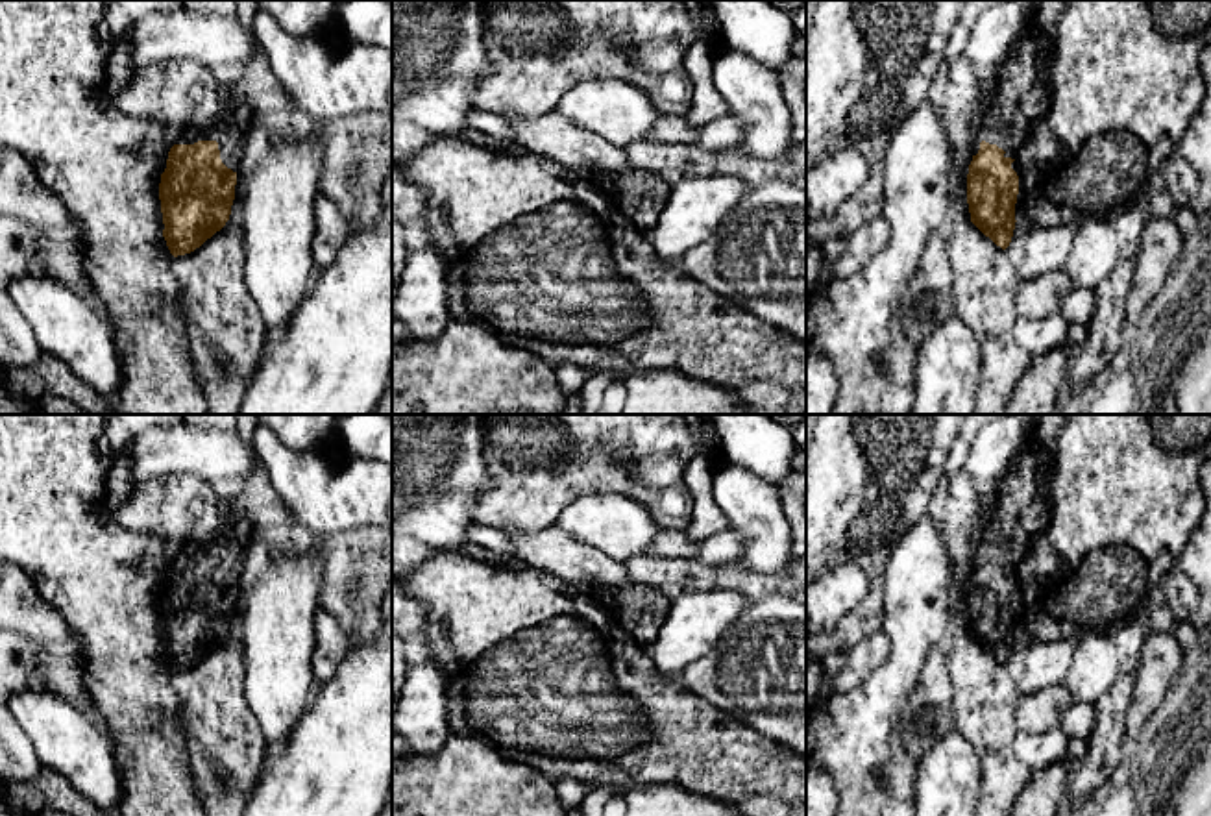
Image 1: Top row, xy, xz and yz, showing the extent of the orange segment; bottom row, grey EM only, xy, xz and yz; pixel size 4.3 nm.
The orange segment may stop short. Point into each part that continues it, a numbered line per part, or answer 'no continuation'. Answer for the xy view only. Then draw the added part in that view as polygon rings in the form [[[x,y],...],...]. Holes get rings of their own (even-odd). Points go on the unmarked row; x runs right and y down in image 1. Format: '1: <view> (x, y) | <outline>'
1: xy (230, 546) | [[[222,520],[222,527],[216,540],[207,548],[196,548],[189,553],[179,553],[176,559],[194,559],[198,555],[216,555],[222,577],[233,587],[240,585],[240,575],[246,563],[246,540],[250,537],[250,527],[246,522],[229,525]]]

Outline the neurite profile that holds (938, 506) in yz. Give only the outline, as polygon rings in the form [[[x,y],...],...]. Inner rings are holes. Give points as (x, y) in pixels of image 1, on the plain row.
[[[941,485],[941,487],[936,490],[936,494],[934,494],[930,505],[928,505],[928,513],[926,513],[926,514],[930,516],[930,520],[932,520],[939,529],[943,529],[943,525],[945,525],[947,503],[948,503],[948,490],[947,490],[945,485]]]

